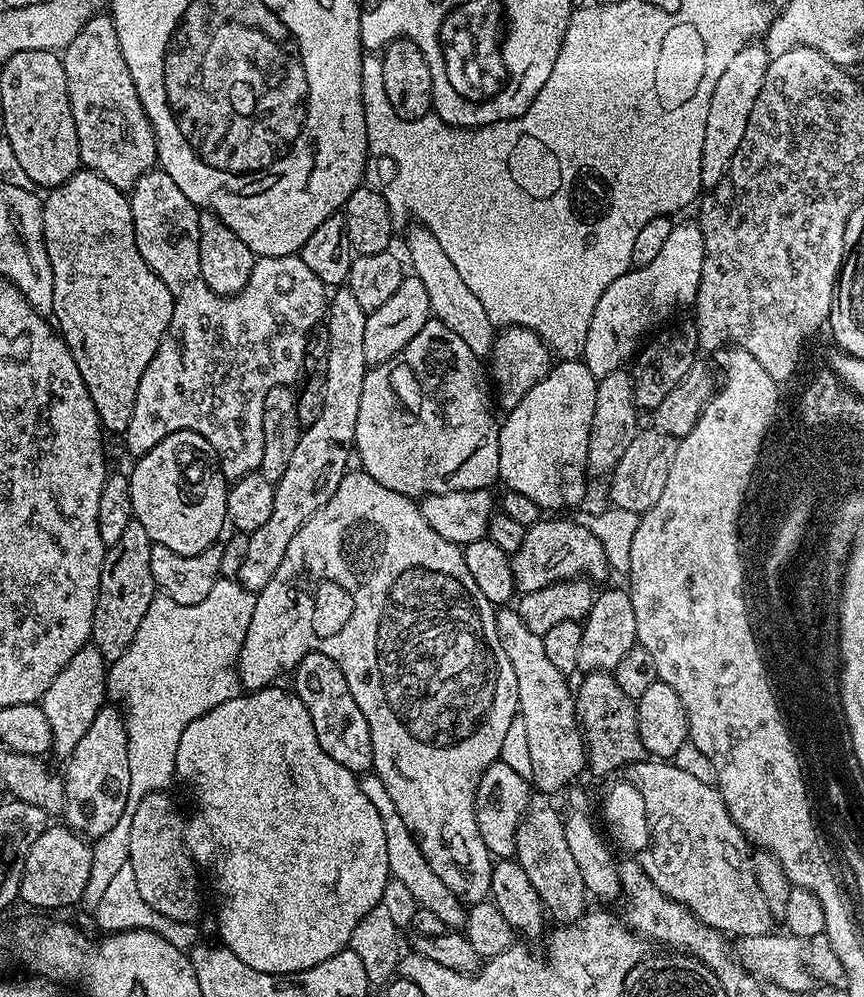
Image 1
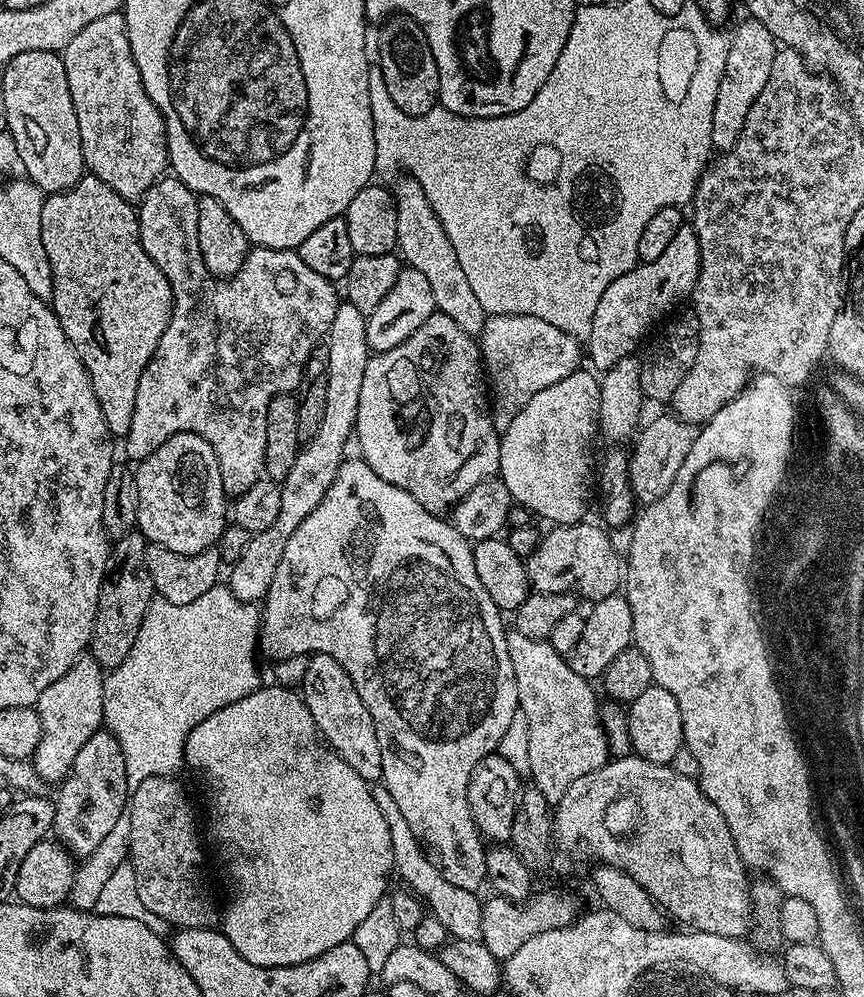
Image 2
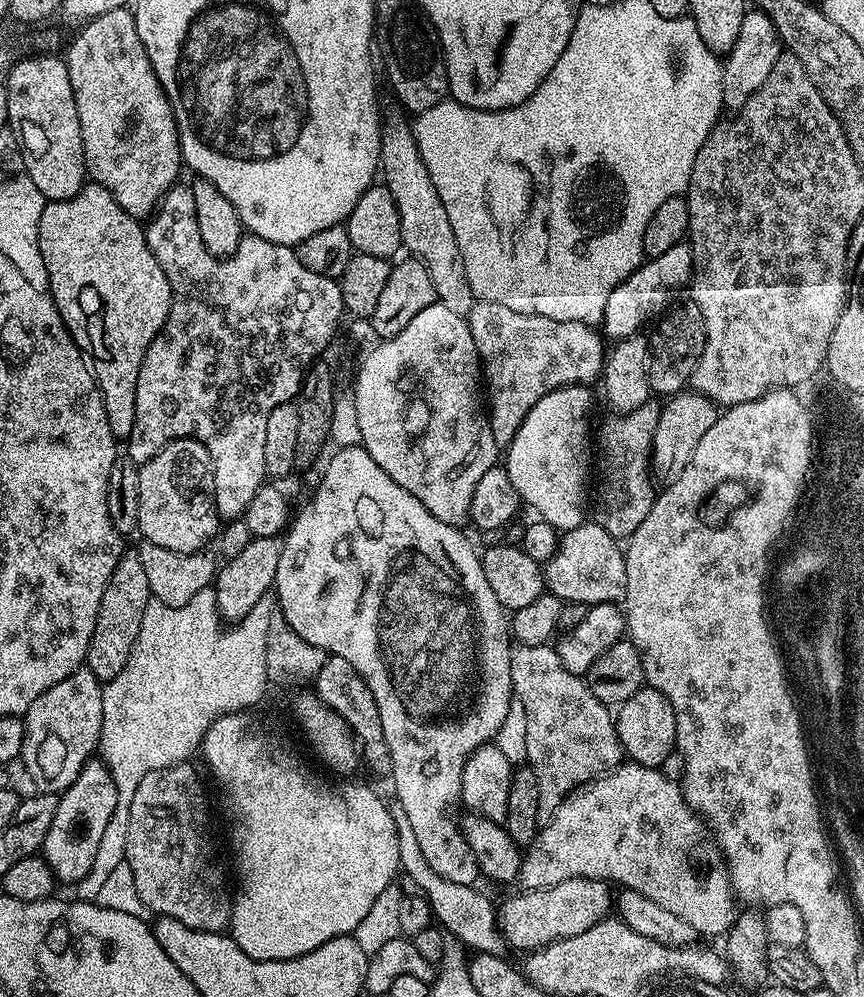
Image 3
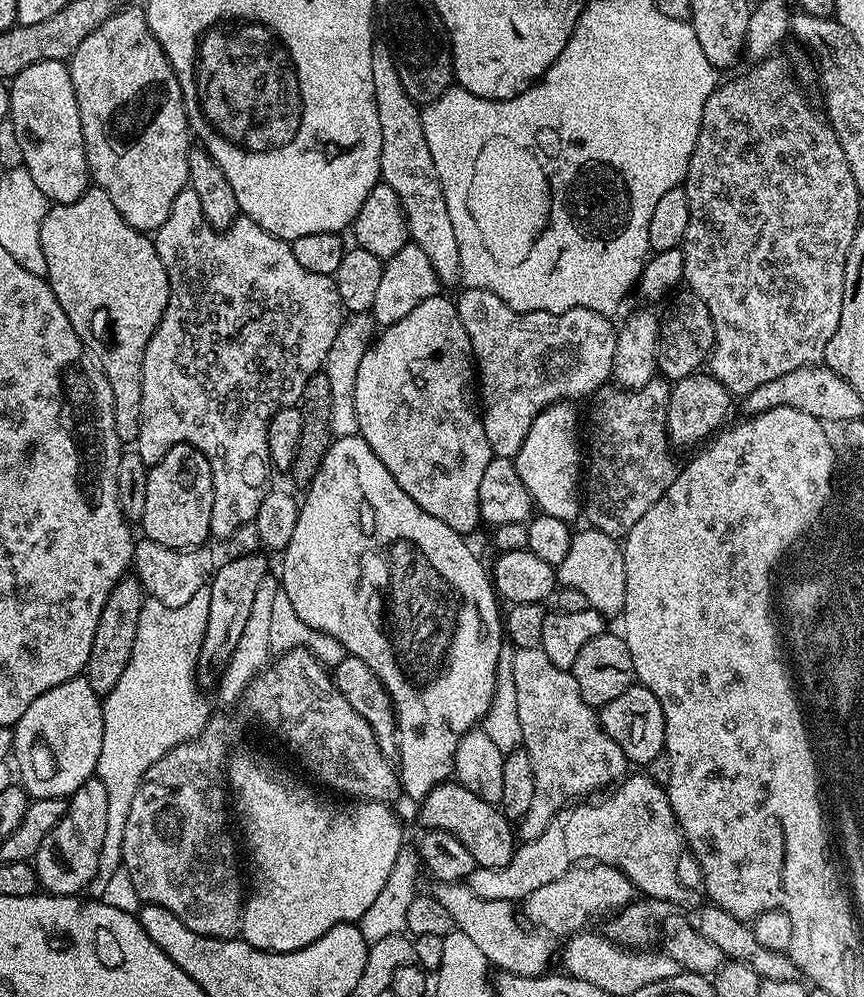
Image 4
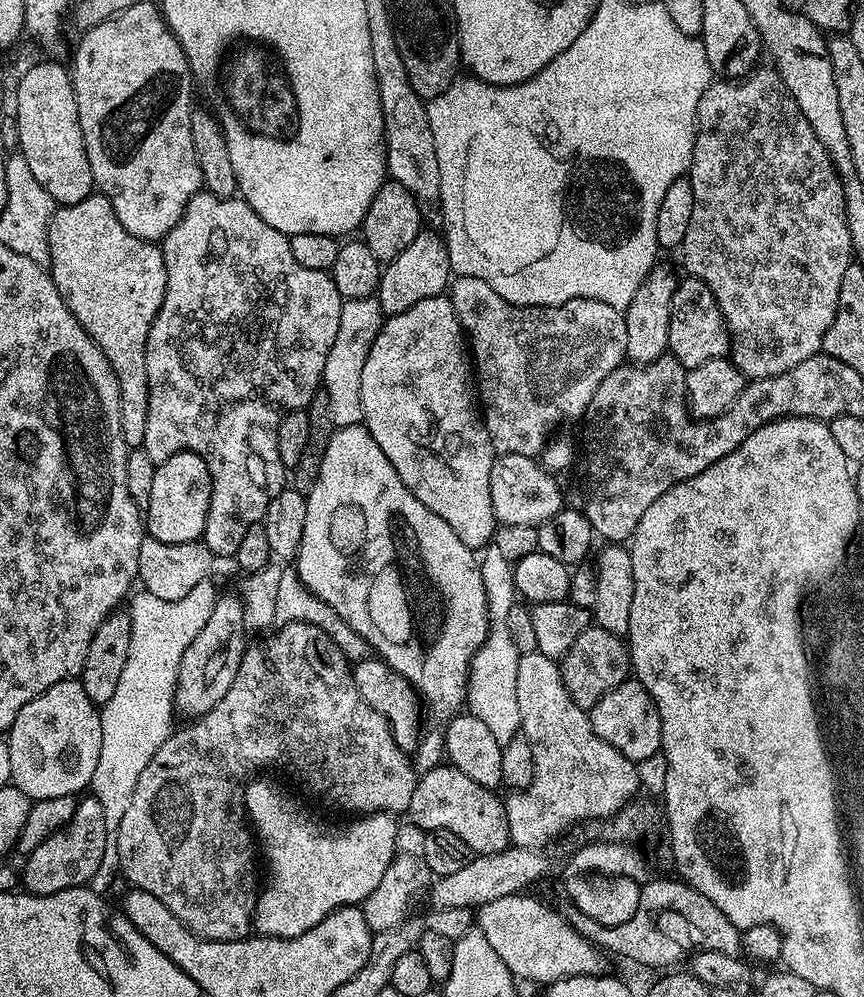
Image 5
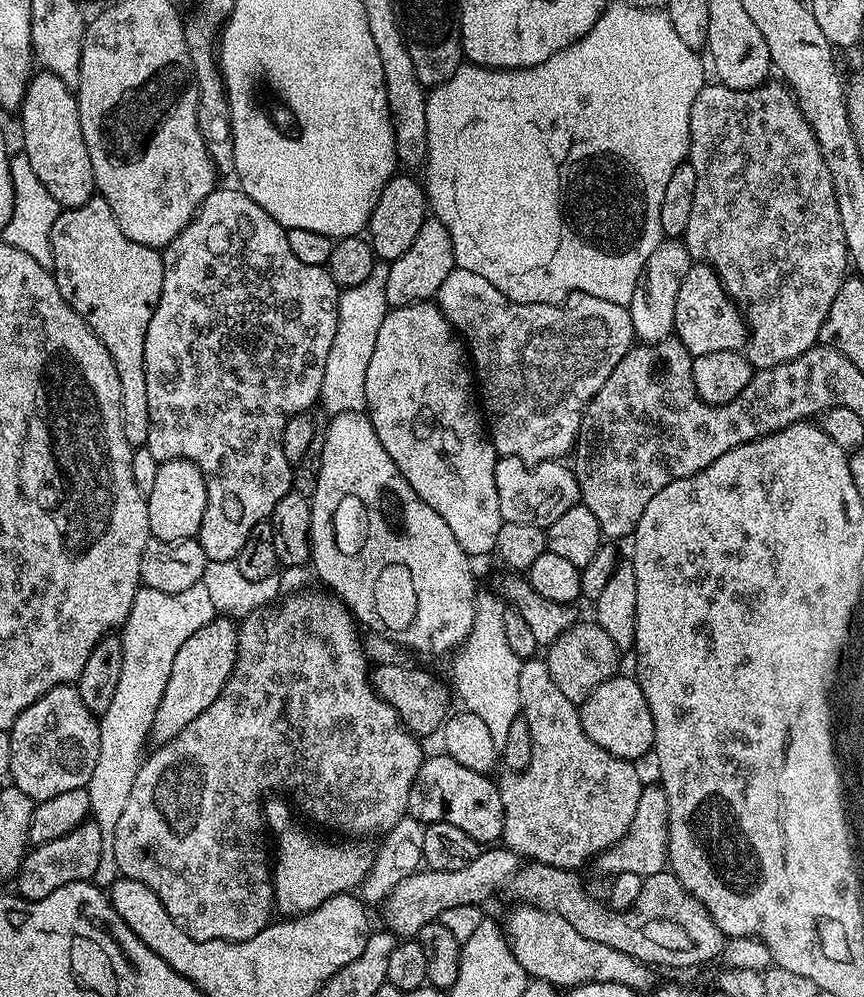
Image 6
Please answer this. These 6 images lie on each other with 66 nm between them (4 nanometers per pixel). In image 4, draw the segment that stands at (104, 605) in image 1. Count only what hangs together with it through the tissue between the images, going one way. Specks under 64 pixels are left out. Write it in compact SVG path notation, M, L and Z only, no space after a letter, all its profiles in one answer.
M126 574L114 590L110 590L106 606L102 606L102 618L98 618L98 630L94 630L94 646L90 646L86 669L90 686L94 686L101 698L118 686L118 678L122 678L122 670L126 670L126 662L130 662L130 650L134 650L134 638L138 634L138 614L142 614L145 599L146 593L139 580L135 575Z

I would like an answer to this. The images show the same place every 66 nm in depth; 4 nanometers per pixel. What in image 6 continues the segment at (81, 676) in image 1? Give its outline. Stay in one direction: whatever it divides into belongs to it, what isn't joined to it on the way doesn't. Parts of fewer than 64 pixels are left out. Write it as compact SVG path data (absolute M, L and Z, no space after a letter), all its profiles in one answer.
M59 684L54 690L42 694L14 722L8 737L10 742L11 783L22 794L26 794L34 802L54 798L54 794L62 794L66 790L78 790L90 782L90 774L94 774L94 766L98 766L100 753L100 722L90 710L86 710L86 702L82 702L80 692L72 684Z

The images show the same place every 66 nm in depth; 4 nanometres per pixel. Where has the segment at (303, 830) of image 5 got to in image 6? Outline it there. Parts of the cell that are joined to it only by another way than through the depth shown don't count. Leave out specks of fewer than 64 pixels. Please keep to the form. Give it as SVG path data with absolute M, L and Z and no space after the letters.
M272 798L267 801L266 824L269 829L273 828L276 831L272 878L274 908L284 918L299 916L302 912L314 910L322 906L322 902L326 902L326 898L331 896L359 889L374 861L371 847L368 849L364 846L348 846L346 844L349 843L346 842L320 845L314 837L307 836L296 825L291 811L293 812L293 809L283 799Z

